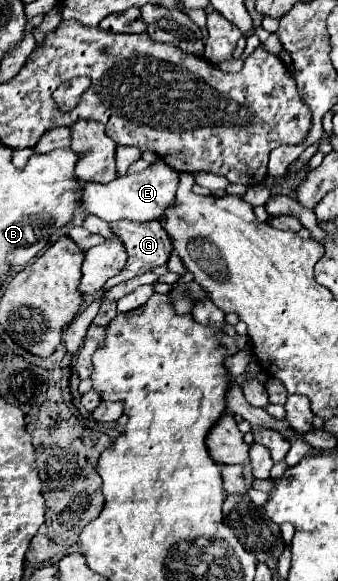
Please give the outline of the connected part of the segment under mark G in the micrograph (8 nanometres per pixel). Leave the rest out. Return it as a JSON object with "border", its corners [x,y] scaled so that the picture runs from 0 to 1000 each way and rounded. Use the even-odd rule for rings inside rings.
{"border":[[[343,380],[325,387],[331,394],[331,404],[349,408],[379,435],[379,453],[367,460],[367,466],[355,466],[355,473],[331,477],[314,491],[308,491],[308,501],[349,491],[349,487],[367,487],[367,484],[385,484],[396,477],[414,477],[438,466],[456,466],[462,460],[473,456],[497,456],[497,446],[503,446],[503,435],[515,432],[509,425],[509,411],[503,404],[491,401],[479,380],[438,380],[438,384],[408,384],[408,380]]]}

